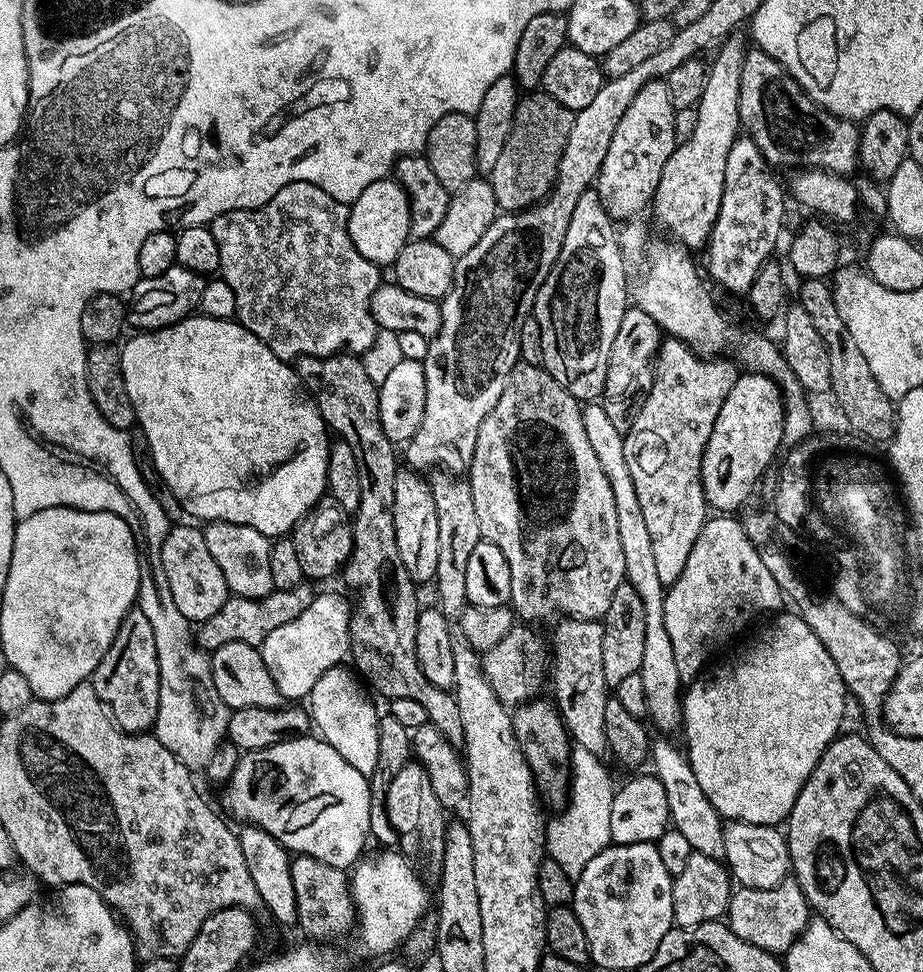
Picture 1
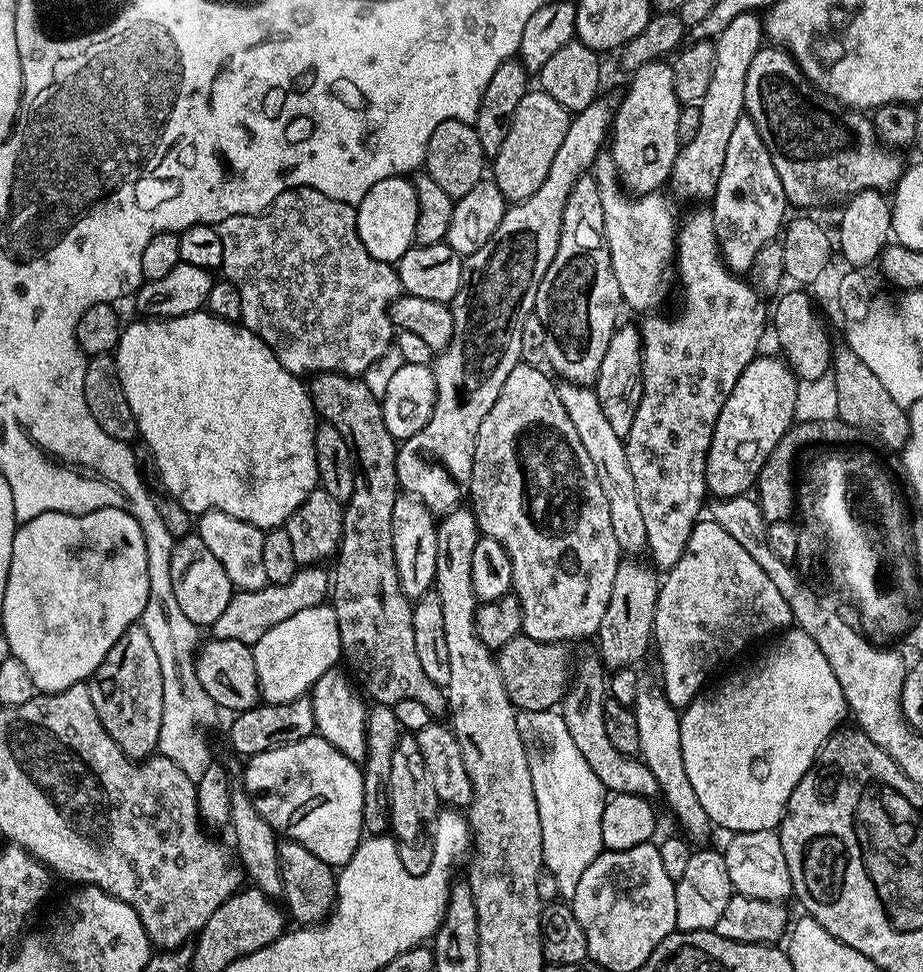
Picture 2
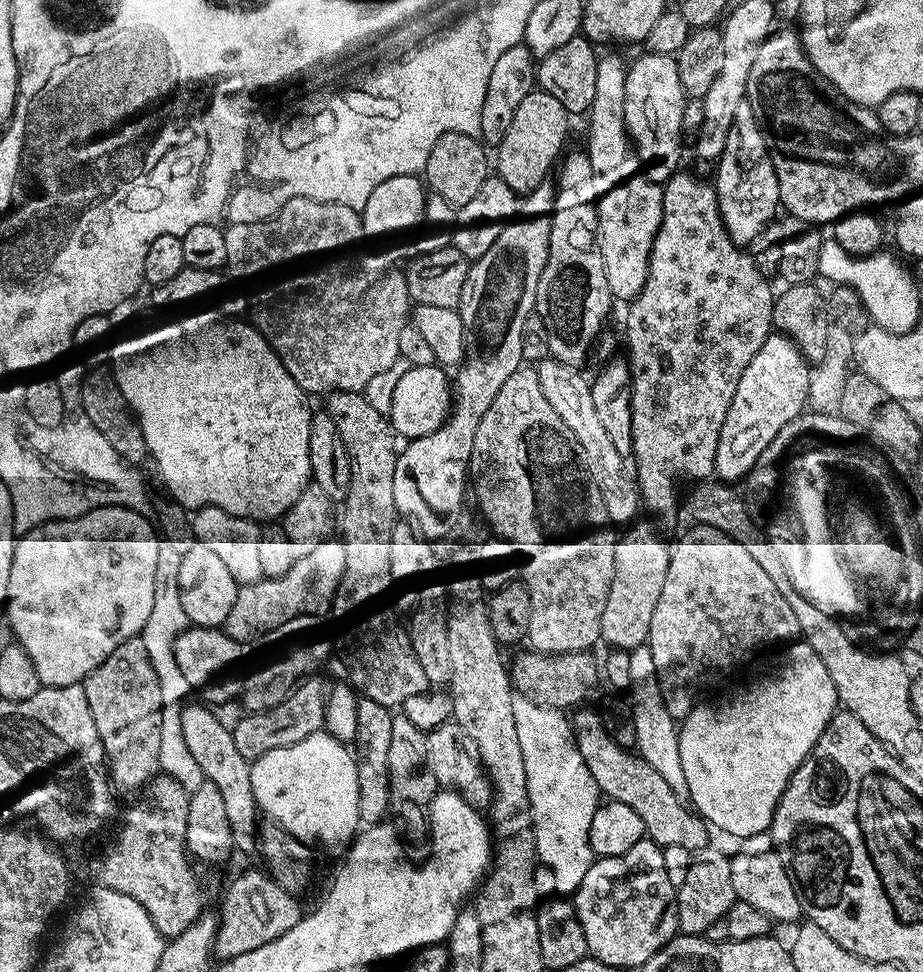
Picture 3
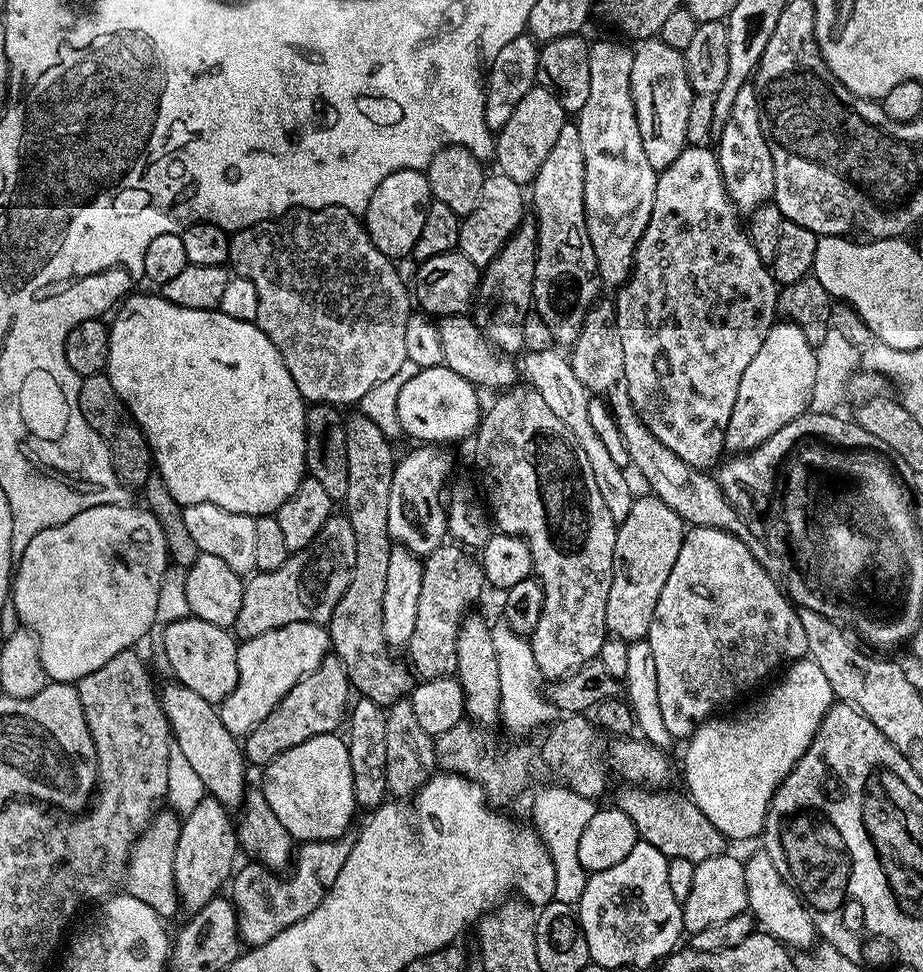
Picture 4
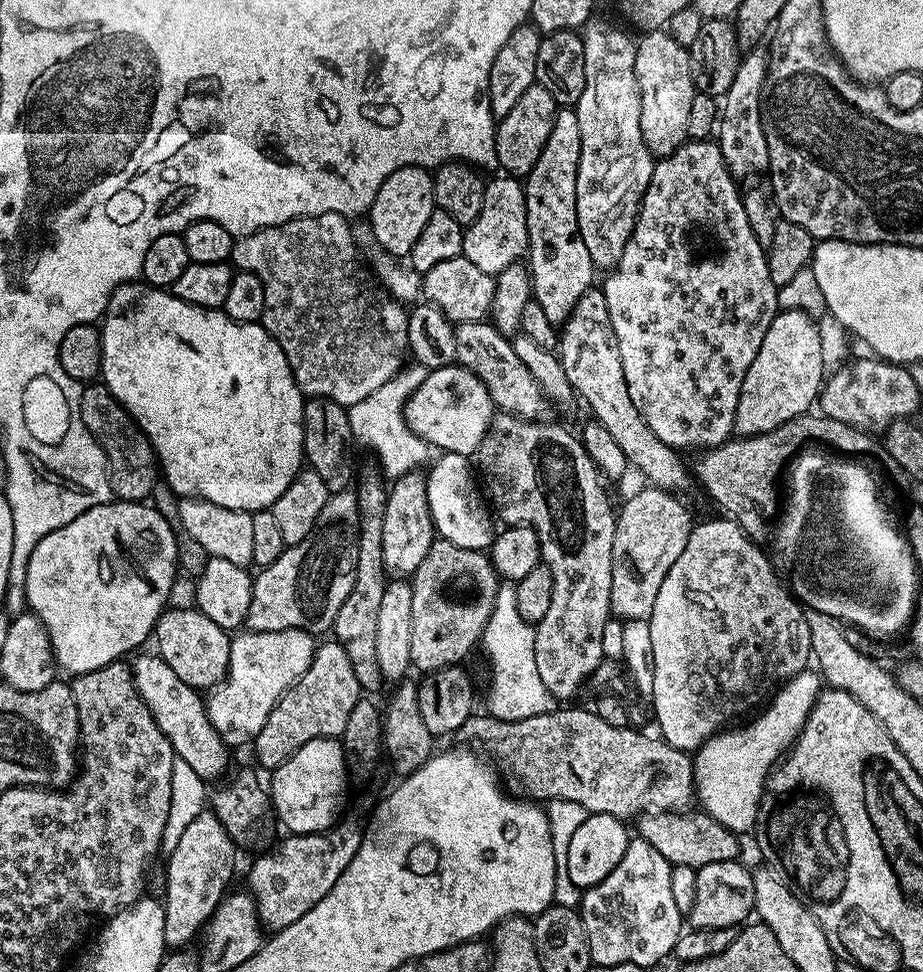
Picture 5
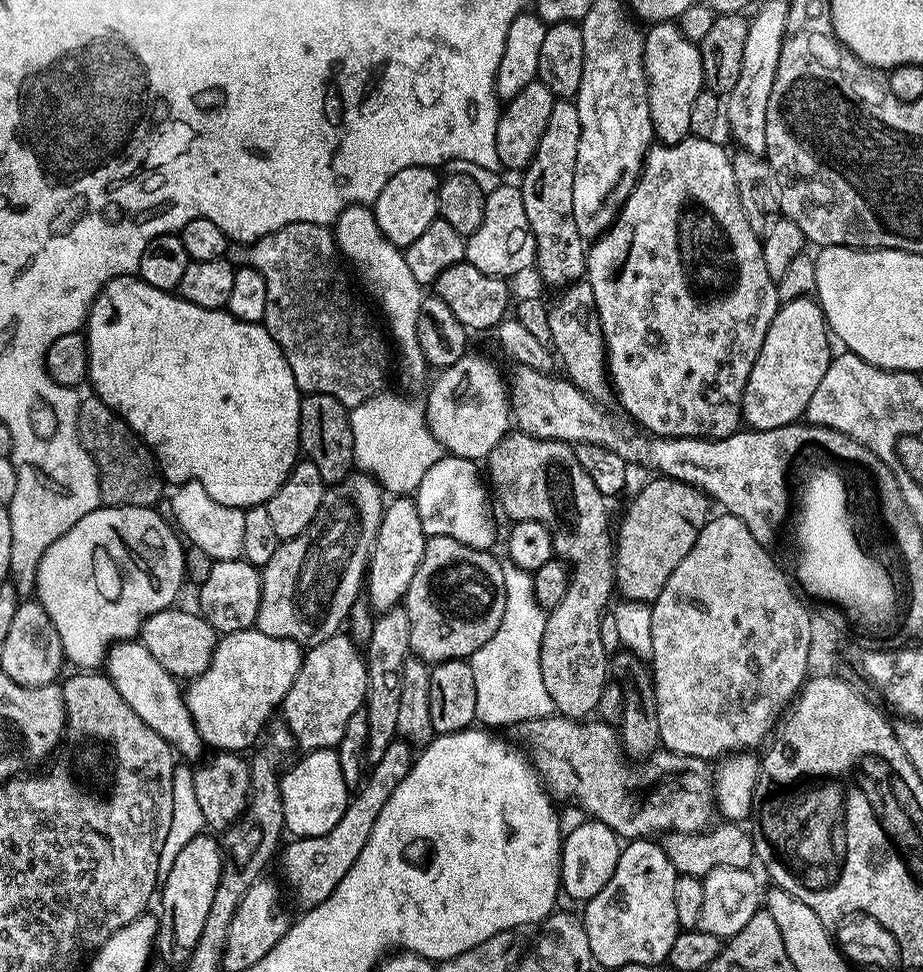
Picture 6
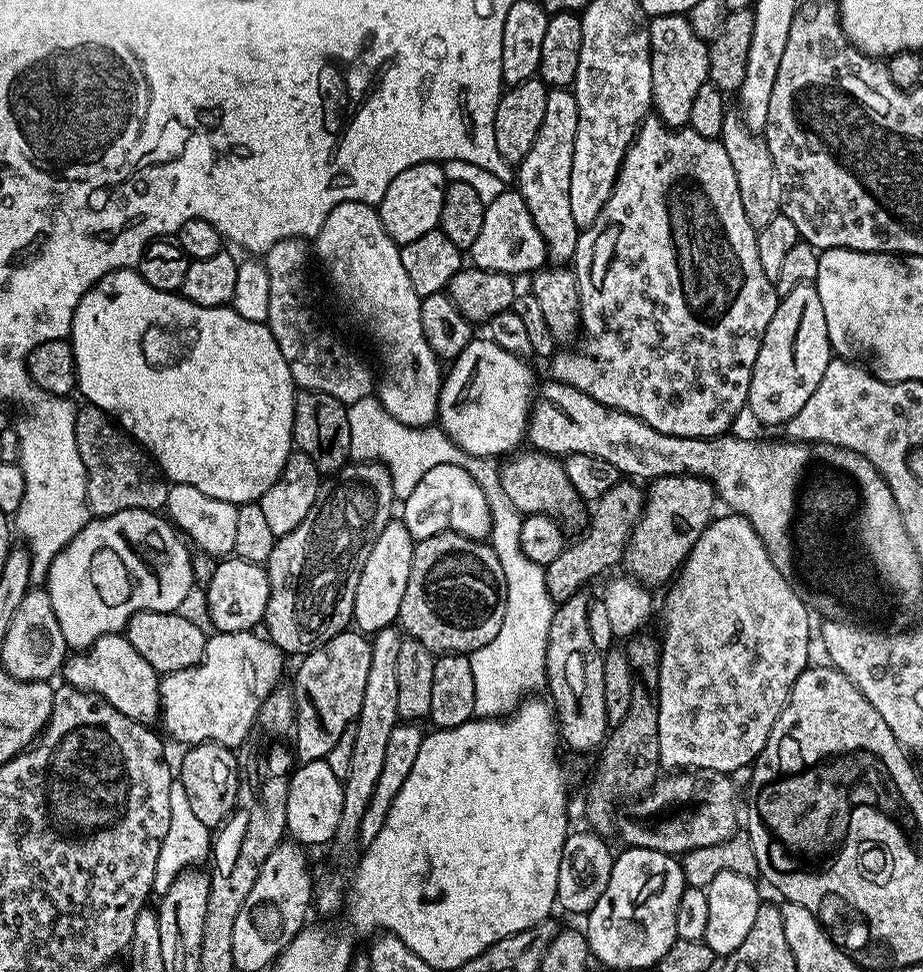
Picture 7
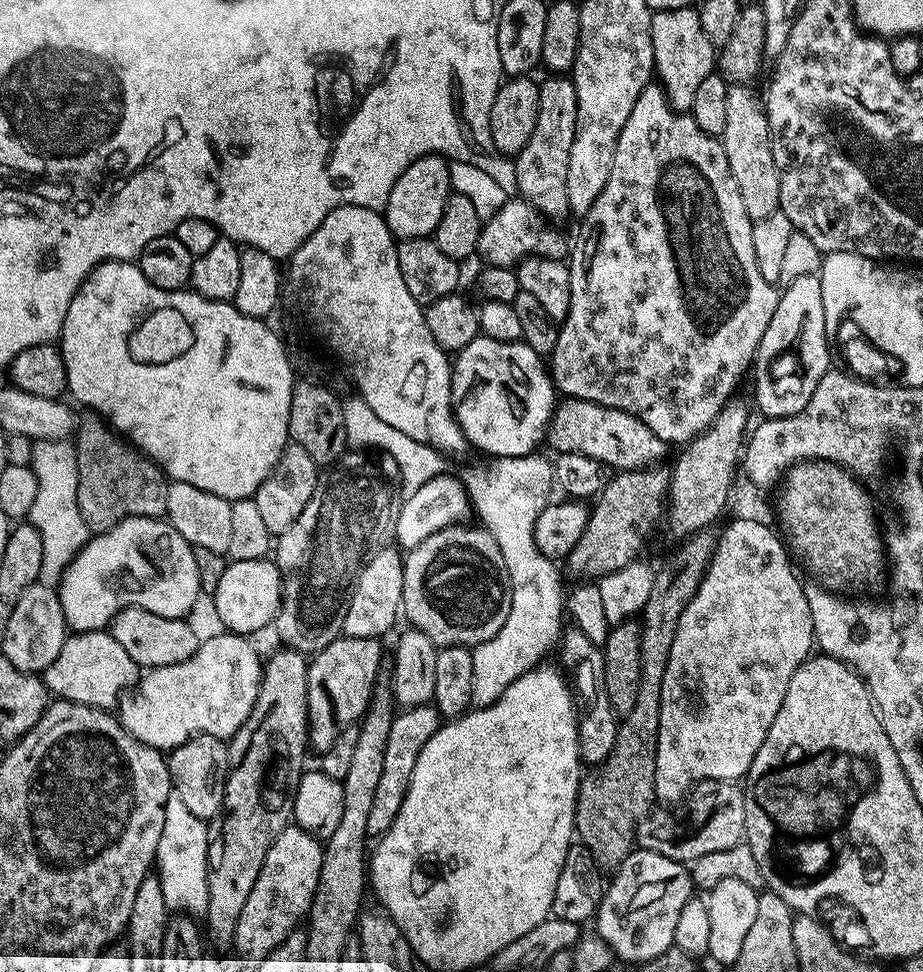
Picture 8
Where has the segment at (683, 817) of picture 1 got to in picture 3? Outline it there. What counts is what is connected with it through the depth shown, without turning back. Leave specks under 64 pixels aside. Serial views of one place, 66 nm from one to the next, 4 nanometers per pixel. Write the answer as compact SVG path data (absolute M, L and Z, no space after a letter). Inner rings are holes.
M645 646L631 649L629 658L632 679L630 703L634 714L634 734L636 735L635 751L647 764L654 766L654 770L658 770L662 778L666 778L666 783L670 786L670 790L674 790L674 794L682 798L687 797L688 787L686 774L682 771L682 754L678 754L680 729L670 710L666 710L658 674L654 670L654 654L650 654L650 650Z

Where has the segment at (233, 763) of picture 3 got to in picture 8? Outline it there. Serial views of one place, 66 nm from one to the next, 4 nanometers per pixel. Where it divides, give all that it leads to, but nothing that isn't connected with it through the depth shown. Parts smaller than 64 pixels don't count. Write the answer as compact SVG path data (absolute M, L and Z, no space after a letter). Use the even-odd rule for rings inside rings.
M111 631L77 632L65 640L58 658L42 674L45 688L53 697L86 706L112 710L121 696L135 685L138 666L113 638Z

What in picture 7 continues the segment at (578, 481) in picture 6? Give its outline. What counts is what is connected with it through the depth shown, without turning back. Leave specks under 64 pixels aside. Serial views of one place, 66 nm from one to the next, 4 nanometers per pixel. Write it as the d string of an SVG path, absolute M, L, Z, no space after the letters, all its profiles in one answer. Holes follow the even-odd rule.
M521 451L503 461L500 470L500 485L506 496L510 498L510 502L522 514L537 512L559 520L565 529L583 529L586 524L586 504L580 499L578 490L570 482L564 469L564 460L549 456L546 452L527 451ZM584 594L571 596L553 611L550 638L546 646L546 692L558 719L562 740L578 752L592 752L608 736L606 698L602 698L602 662L604 652L590 638L588 610L590 600Z

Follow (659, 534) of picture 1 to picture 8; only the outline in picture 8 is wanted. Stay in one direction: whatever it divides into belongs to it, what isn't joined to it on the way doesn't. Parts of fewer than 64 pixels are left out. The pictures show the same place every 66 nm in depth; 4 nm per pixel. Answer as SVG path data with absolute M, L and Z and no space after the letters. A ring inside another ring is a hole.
M649 82L642 90L642 94L638 94L638 102L634 102L634 110L630 110L630 118L626 118L626 126L622 126L620 137L616 143L616 153L614 154L614 162L610 166L610 178L606 178L606 186L602 190L602 194L598 194L598 198L594 202L594 206L590 206L590 210L582 217L580 228L580 237L574 240L574 247L570 252L570 310L566 314L566 318L559 325L560 333L558 334L558 342L554 342L554 350L550 357L550 375L552 383L559 395L564 398L575 398L577 400L593 400L596 404L602 406L610 406L622 410L631 416L637 416L646 426L650 426L650 430L654 434L658 434L658 438L662 438L669 446L683 446L690 440L701 436L703 432L714 422L714 418L718 418L718 414L724 409L724 405L729 400L737 395L736 387L740 384L740 379L744 375L749 375L750 369L753 367L756 358L756 347L762 342L762 334L766 334L766 326L770 326L770 318L774 318L774 310L780 301L780 292L777 285L766 282L766 278L762 278L762 273L758 271L758 258L754 258L754 238L752 237L752 219L746 214L746 206L742 206L742 194L738 190L738 182L732 176L732 171L728 165L728 159L724 153L723 143L715 136L708 136L694 122L691 114L676 111L670 106L670 102L666 98L664 89L659 83Z

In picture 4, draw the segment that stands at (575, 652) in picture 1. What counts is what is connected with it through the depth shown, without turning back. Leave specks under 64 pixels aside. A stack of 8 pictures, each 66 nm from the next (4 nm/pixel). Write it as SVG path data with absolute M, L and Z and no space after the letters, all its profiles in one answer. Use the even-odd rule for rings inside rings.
M620 786L616 792L615 807L620 808L634 822L637 837L643 843L654 846L662 855L672 859L686 858L696 863L706 858L718 857L725 853L726 837L698 810L692 797L680 792L660 792L664 790L649 790L644 786Z

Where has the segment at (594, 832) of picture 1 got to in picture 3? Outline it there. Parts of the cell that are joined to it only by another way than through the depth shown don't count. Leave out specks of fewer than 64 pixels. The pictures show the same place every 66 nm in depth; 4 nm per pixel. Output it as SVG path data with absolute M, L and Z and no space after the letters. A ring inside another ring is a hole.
M516 698L512 701L512 713L518 746L522 749L523 766L526 767L527 800L530 802L537 859L554 875L555 893L568 898L575 895L596 856L589 844L589 832L594 814L602 802L600 788L582 762L581 752L575 746L571 721L563 711L534 706L529 700Z

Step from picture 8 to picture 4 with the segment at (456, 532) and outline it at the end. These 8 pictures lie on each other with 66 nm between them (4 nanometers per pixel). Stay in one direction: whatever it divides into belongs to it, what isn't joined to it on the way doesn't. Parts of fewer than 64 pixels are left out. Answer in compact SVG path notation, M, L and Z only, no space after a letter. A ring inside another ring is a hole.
M445 542L435 548L423 561L424 573L422 574L422 595L418 597L418 618L414 625L414 634L410 637L406 649L411 671L420 680L453 675L458 666L456 647L458 646L460 624L469 611L468 604L474 603L479 598L480 591L486 588L484 571L480 568L479 559L475 555L467 556L466 553L468 552L463 547L452 542Z

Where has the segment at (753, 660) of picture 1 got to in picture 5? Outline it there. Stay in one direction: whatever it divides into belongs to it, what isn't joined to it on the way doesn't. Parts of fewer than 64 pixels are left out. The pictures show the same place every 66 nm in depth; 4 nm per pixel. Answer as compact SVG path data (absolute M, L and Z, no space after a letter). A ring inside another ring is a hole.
M815 671L799 672L797 676L791 676L779 685L778 691L771 697L772 705L749 728L740 728L737 732L721 730L709 738L705 744L695 749L694 781L696 780L696 792L700 795L701 802L704 803L701 804L703 811L734 833L751 833L755 829L756 818L760 814L760 799L764 797L768 777L777 761L791 749L796 739L799 738L800 731L804 728L809 714L812 713L812 708L820 697L821 691L822 680Z

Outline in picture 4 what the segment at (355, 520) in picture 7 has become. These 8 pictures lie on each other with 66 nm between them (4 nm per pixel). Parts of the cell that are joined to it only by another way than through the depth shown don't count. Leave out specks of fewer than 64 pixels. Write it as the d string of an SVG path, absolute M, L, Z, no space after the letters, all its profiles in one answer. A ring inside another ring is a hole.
M334 514L322 526L320 535L308 548L291 553L288 560L278 570L256 572L247 577L242 594L242 610L238 610L238 618L234 632L241 641L258 638L258 634L266 634L266 630L274 630L282 626L290 626L290 622L314 622L327 625L334 614L334 606L338 606L338 598L346 594L346 586L350 582L350 574L354 566L354 529L350 527L347 515Z

